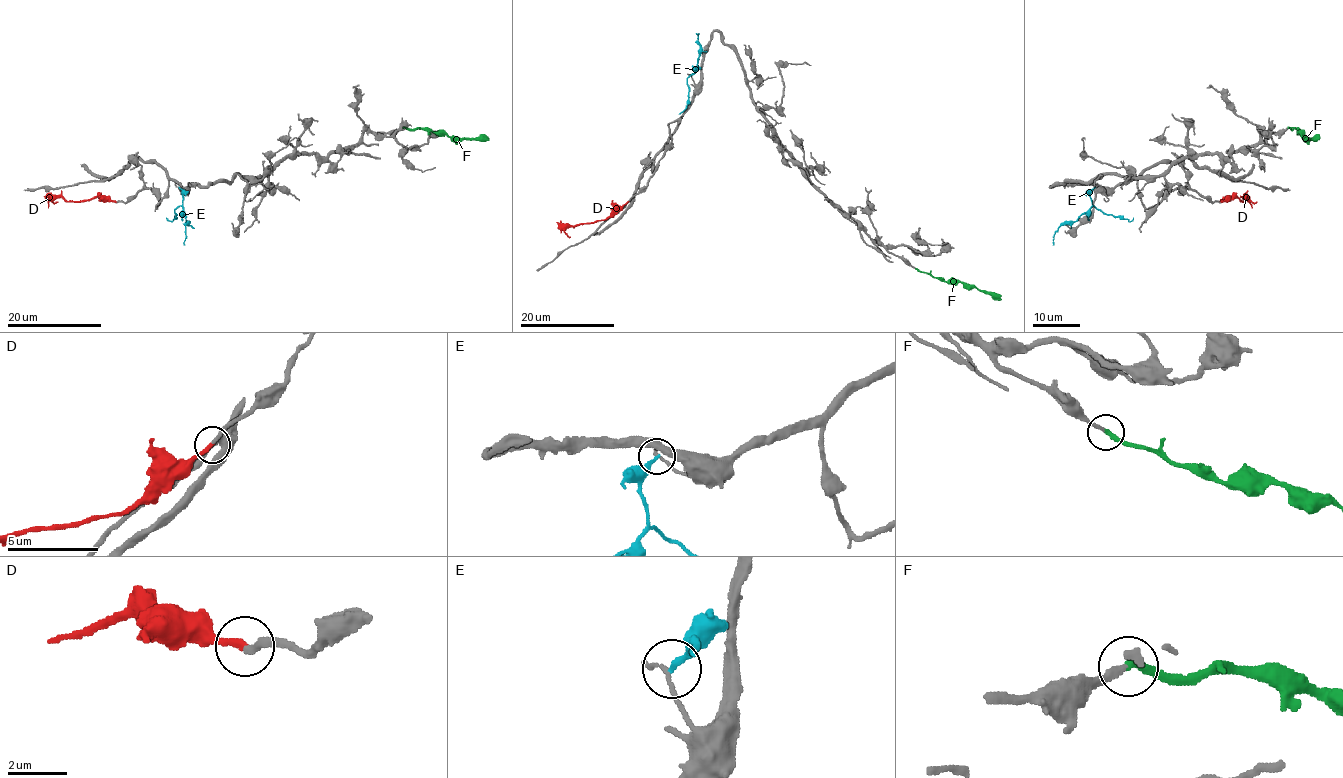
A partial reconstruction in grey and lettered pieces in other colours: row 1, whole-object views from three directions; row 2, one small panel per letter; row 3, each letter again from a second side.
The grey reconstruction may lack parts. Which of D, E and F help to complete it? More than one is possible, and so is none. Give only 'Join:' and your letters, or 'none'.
Join: D, F

